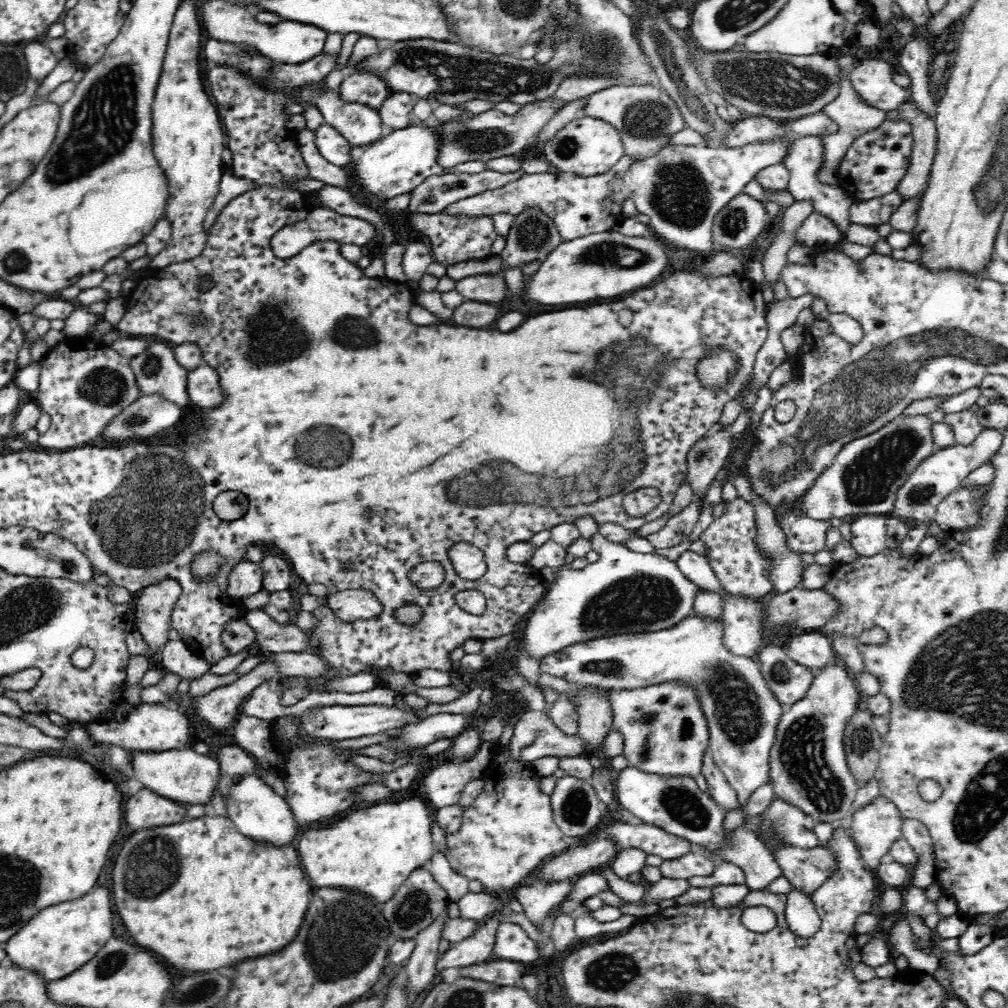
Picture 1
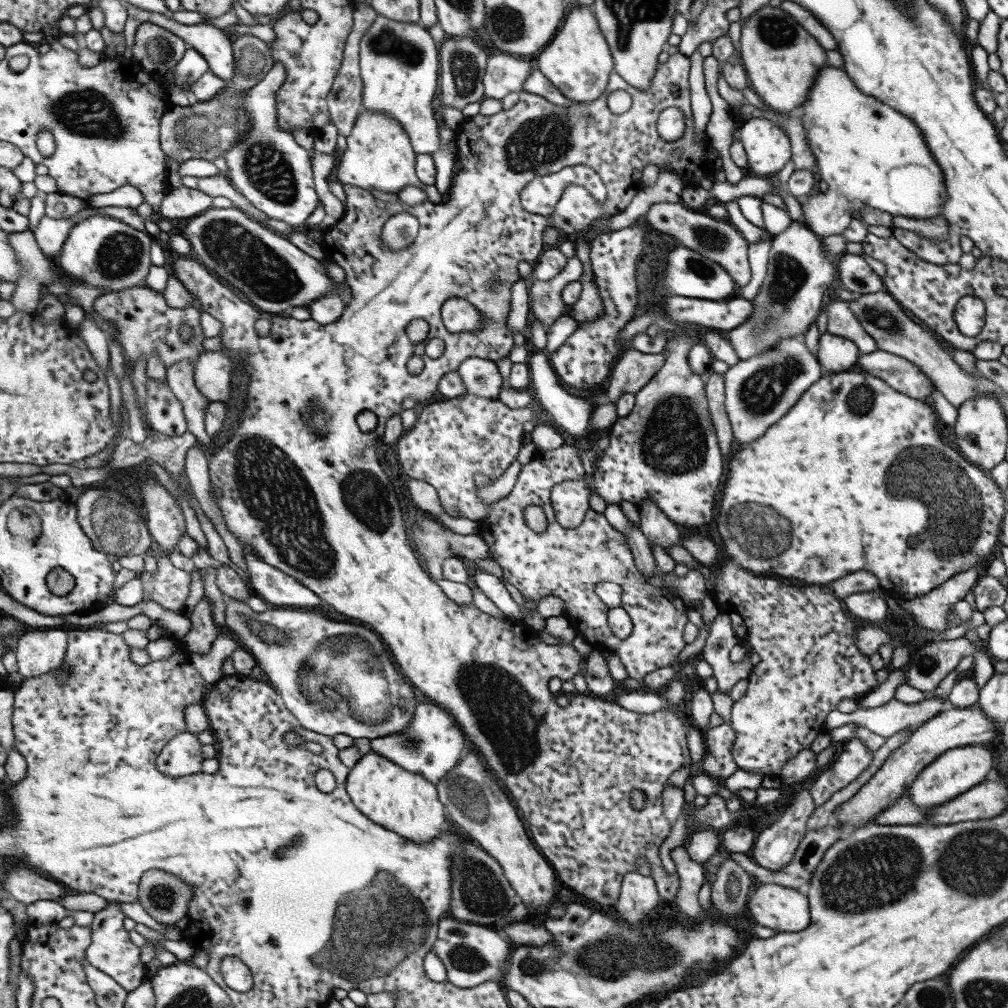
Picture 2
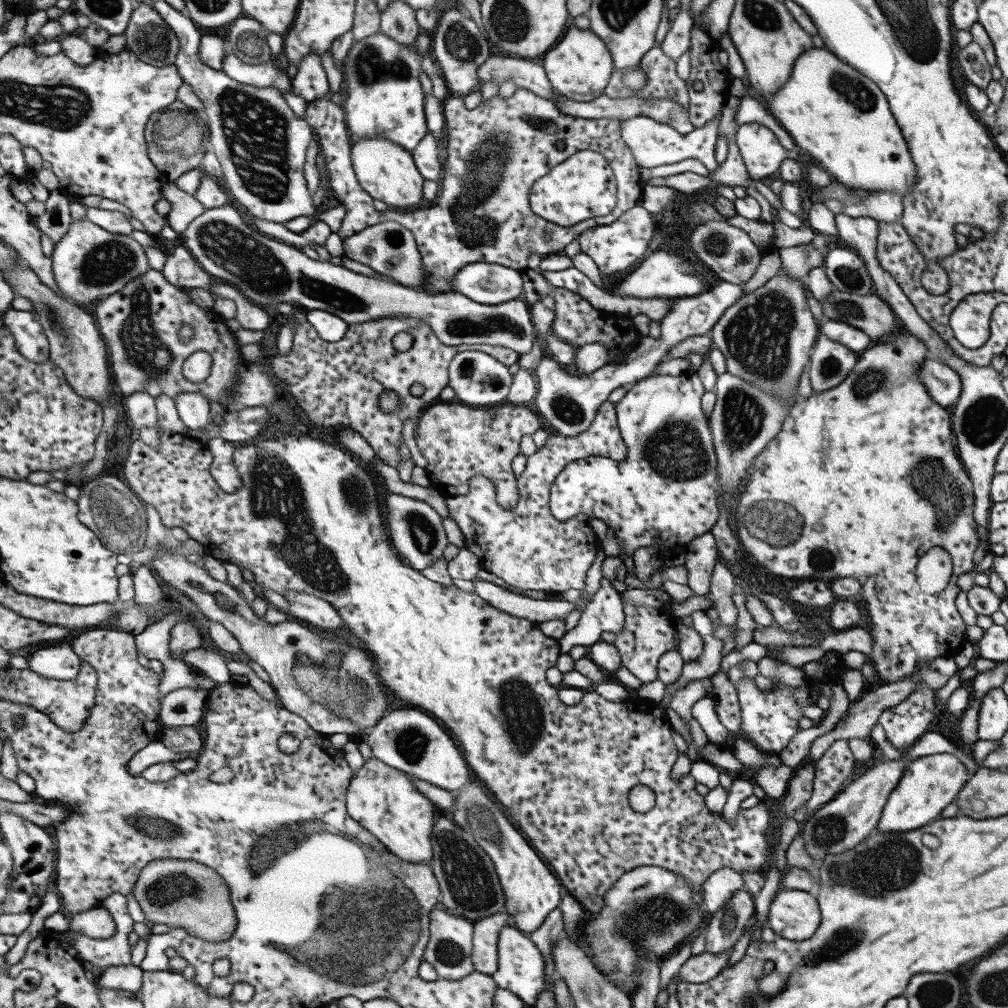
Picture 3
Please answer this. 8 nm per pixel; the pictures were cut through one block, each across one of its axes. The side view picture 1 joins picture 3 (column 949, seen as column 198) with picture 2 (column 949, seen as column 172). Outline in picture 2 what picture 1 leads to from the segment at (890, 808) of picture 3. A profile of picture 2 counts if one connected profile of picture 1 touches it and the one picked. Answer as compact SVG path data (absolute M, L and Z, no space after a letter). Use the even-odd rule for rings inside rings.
M985 744L953 748L953 750L947 750L941 756L937 756L929 766L925 766L925 770L921 770L921 774L915 776L913 784L907 788L905 794L911 798L911 802L917 808L931 810L933 806L941 806L945 802L965 794L973 786L981 784L985 778L989 778L989 768L991 768L991 754L987 752Z

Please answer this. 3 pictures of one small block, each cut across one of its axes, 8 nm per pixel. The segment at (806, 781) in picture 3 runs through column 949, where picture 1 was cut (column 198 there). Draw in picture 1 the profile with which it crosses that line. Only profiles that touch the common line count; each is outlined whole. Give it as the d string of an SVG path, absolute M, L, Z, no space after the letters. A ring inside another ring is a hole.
M168 640L160 652L164 672L176 672L180 674L180 678L196 680L212 668L208 660L196 656L182 640Z

